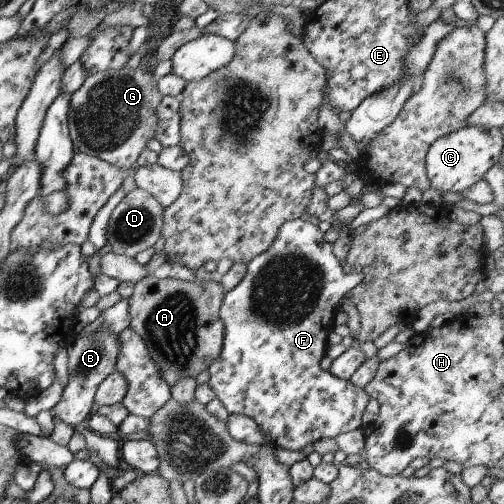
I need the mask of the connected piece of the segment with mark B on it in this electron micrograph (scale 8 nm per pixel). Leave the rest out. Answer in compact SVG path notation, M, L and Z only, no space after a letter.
M105 328L76 337L75 342L66 348L67 384L62 388L59 401L49 410L53 419L60 420L71 428L87 420L97 386L105 376L115 371L117 352L119 352L117 335L107 332Z

